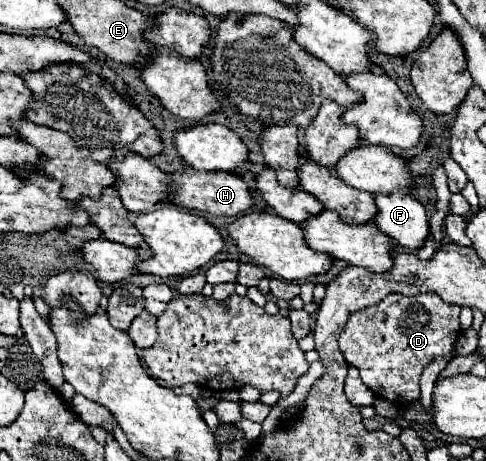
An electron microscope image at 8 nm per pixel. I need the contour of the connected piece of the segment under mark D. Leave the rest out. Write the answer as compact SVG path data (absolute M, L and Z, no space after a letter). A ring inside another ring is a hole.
M388 294L380 304L352 314L338 344L350 366L360 370L362 382L380 398L408 406L420 396L420 374L436 358L452 352L460 336L460 306L446 304L438 294Z

